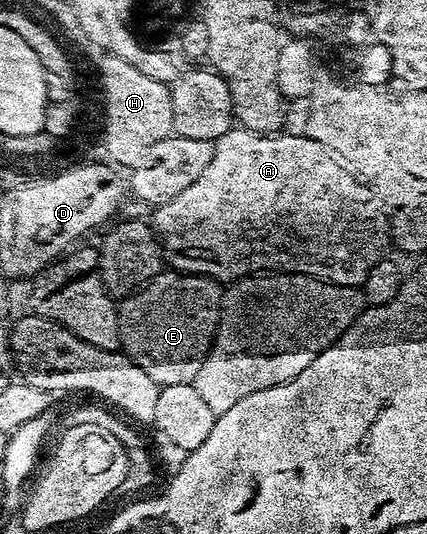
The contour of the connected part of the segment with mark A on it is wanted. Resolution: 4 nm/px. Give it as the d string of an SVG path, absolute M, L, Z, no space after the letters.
M235 125L220 139L214 140L213 161L209 161L201 177L197 177L197 181L193 181L193 185L188 185L182 193L177 193L177 197L166 200L154 208L153 230L162 246L168 268L184 275L202 275L216 281L239 281L256 273L286 273L307 275L310 279L321 279L324 283L336 283L346 287L359 287L365 281L365 277L369 277L369 269L373 269L373 265L377 265L379 260L384 258L386 251L383 250L389 247L387 220L379 206L379 200L371 194L370 187L326 147L313 141L305 133L287 134L259 135L255 131L246 131L244 127Z

